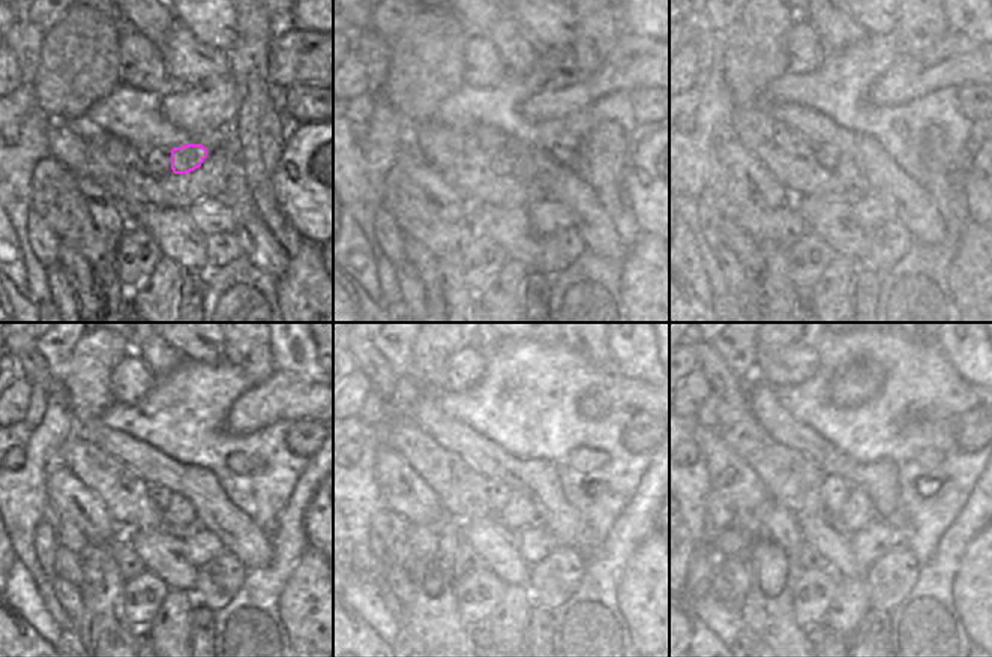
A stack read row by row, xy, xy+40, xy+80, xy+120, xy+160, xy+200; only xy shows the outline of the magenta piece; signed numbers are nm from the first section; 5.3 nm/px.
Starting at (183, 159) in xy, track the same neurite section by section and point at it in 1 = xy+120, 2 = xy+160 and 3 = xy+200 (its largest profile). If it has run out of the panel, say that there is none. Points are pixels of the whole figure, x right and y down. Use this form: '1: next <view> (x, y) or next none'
1: next xy+120 (180, 516)
2: next xy+160 (520, 512)
3: next xy+200 (857, 512)

